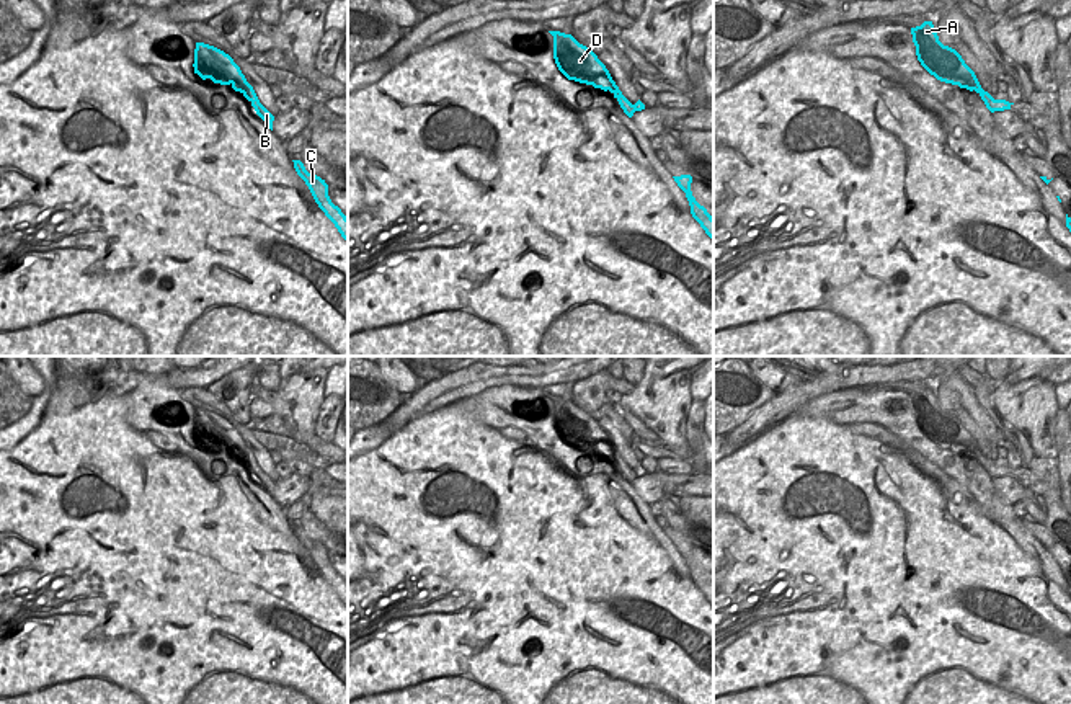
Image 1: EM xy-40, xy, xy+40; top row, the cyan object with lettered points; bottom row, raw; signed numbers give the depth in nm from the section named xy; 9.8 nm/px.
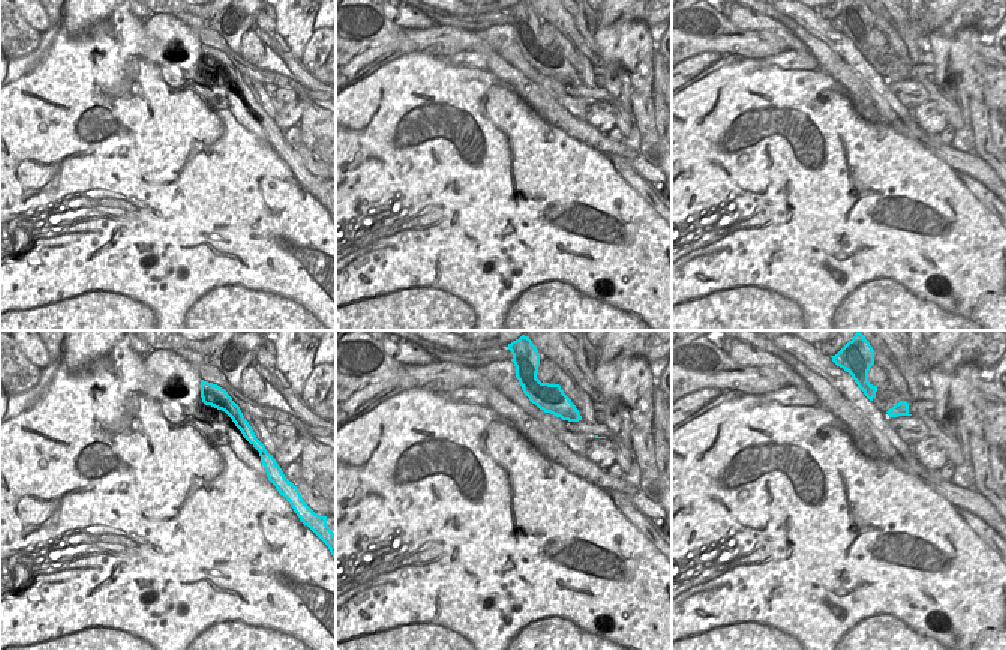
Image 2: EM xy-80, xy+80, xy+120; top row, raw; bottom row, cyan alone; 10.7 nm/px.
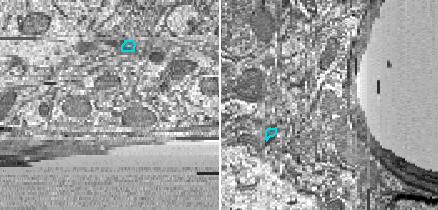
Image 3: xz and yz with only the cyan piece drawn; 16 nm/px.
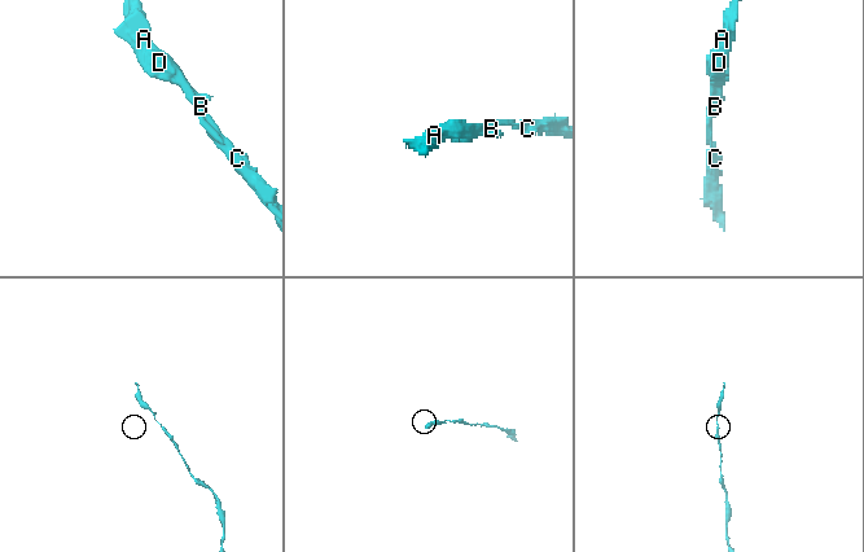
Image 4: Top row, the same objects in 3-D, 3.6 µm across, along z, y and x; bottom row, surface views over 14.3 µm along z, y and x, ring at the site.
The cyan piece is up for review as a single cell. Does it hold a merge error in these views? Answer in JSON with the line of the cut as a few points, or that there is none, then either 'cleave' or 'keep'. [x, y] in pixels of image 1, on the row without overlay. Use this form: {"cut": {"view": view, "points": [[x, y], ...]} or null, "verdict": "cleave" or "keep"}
{"cut": null, "verdict": "keep"}

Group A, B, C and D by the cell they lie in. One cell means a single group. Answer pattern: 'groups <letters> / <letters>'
groups A B C D

